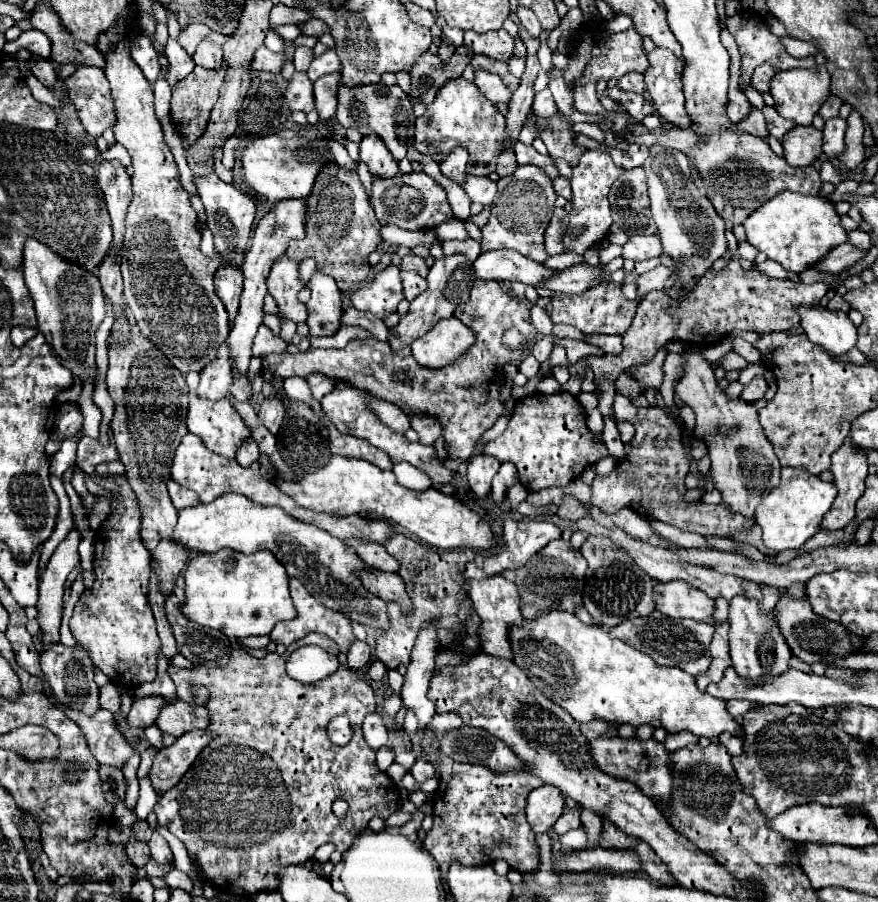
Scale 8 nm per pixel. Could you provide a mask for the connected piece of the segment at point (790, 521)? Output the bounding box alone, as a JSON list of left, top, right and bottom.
[756,468,836,552]

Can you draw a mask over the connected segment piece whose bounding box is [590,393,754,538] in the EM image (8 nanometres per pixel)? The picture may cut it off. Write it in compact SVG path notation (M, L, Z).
M616 393L613 411L617 421L630 420L636 428L636 434L632 438L632 450L626 456L626 460L618 462L608 476L594 478L592 500L590 500L594 506L602 508L608 514L614 514L624 506L634 508L648 520L660 520L680 530L698 532L702 536L726 538L732 532L740 532L740 530L748 532L754 528L752 520L746 520L744 516L738 514L730 514L730 510L724 504L710 506L696 502L688 506L682 500L682 494L686 492L684 478L690 468L690 448L686 448L680 442L680 428L662 408L656 406L638 408L631 400L626 400L622 394Z

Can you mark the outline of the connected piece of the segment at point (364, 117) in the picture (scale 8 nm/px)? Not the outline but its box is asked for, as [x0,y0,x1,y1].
[336,84,414,162]

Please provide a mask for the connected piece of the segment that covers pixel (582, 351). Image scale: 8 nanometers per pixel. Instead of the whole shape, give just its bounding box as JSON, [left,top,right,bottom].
[553,337,604,364]

